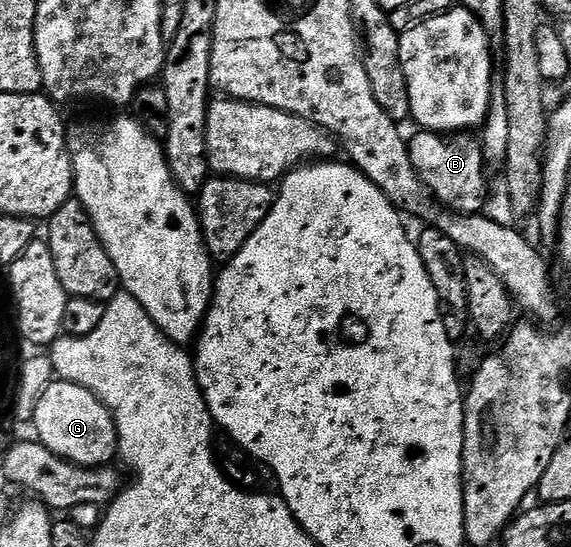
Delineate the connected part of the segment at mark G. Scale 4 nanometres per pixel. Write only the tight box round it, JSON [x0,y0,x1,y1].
[32,381,118,467]

